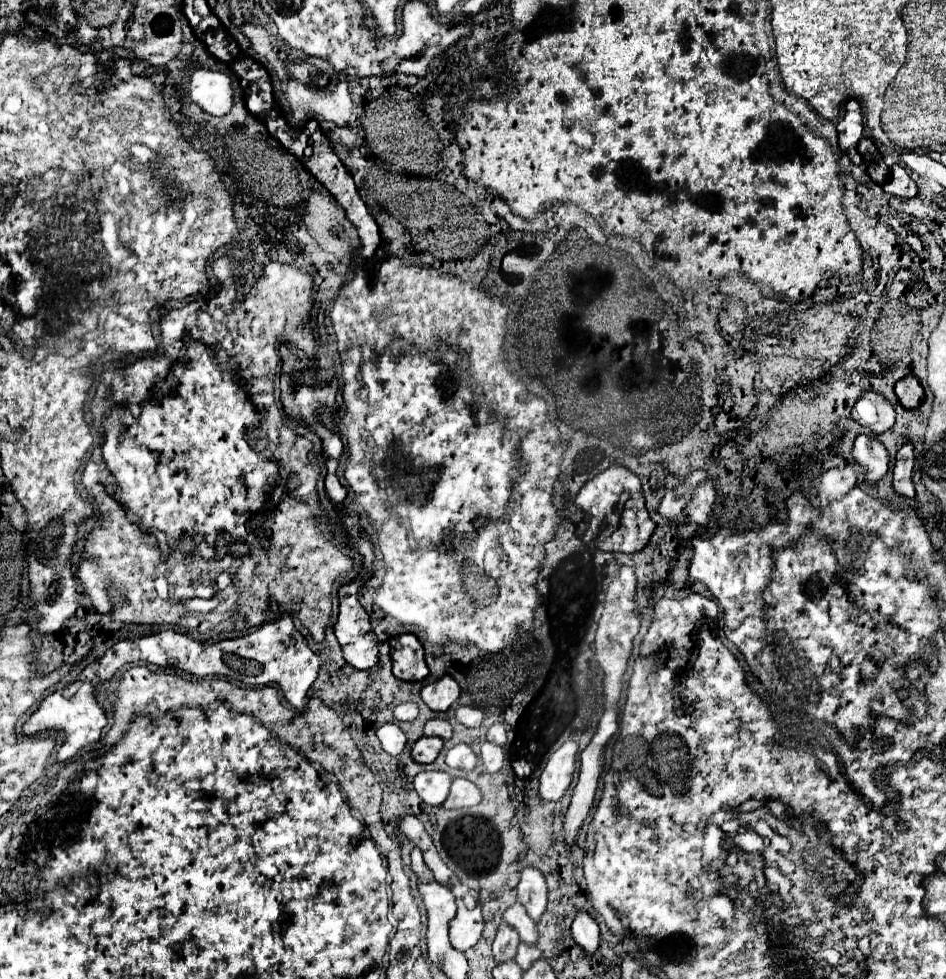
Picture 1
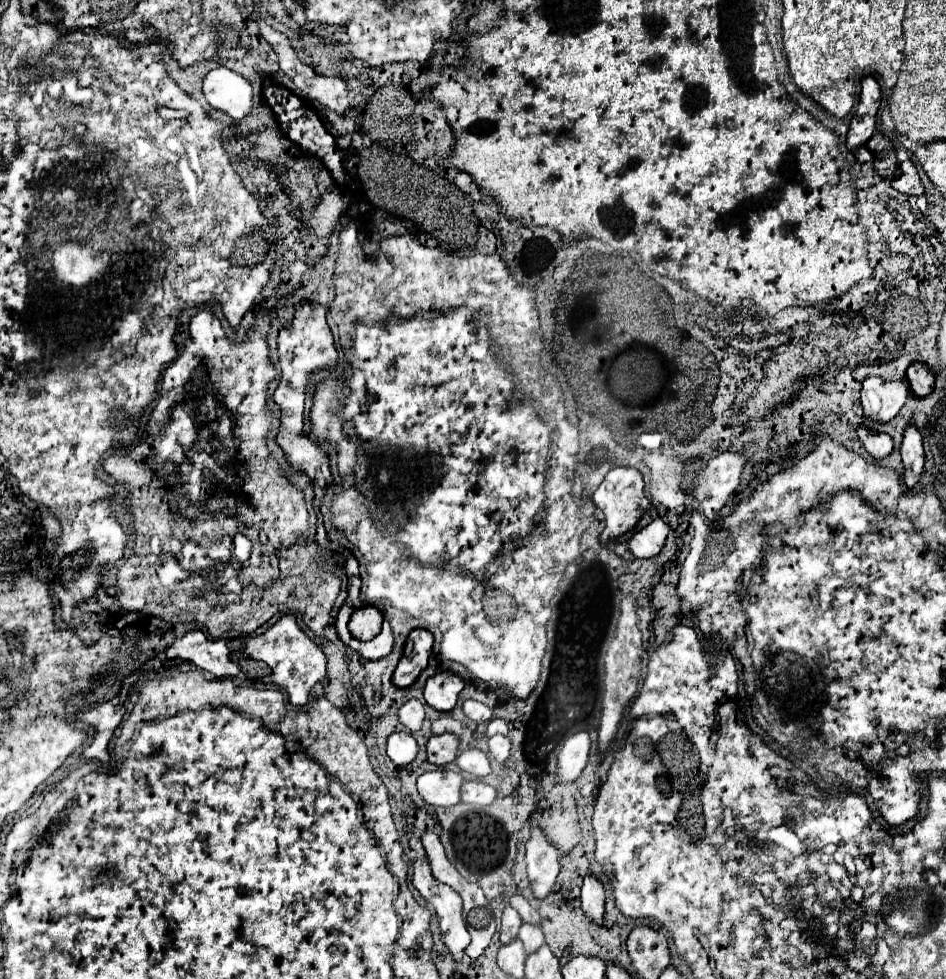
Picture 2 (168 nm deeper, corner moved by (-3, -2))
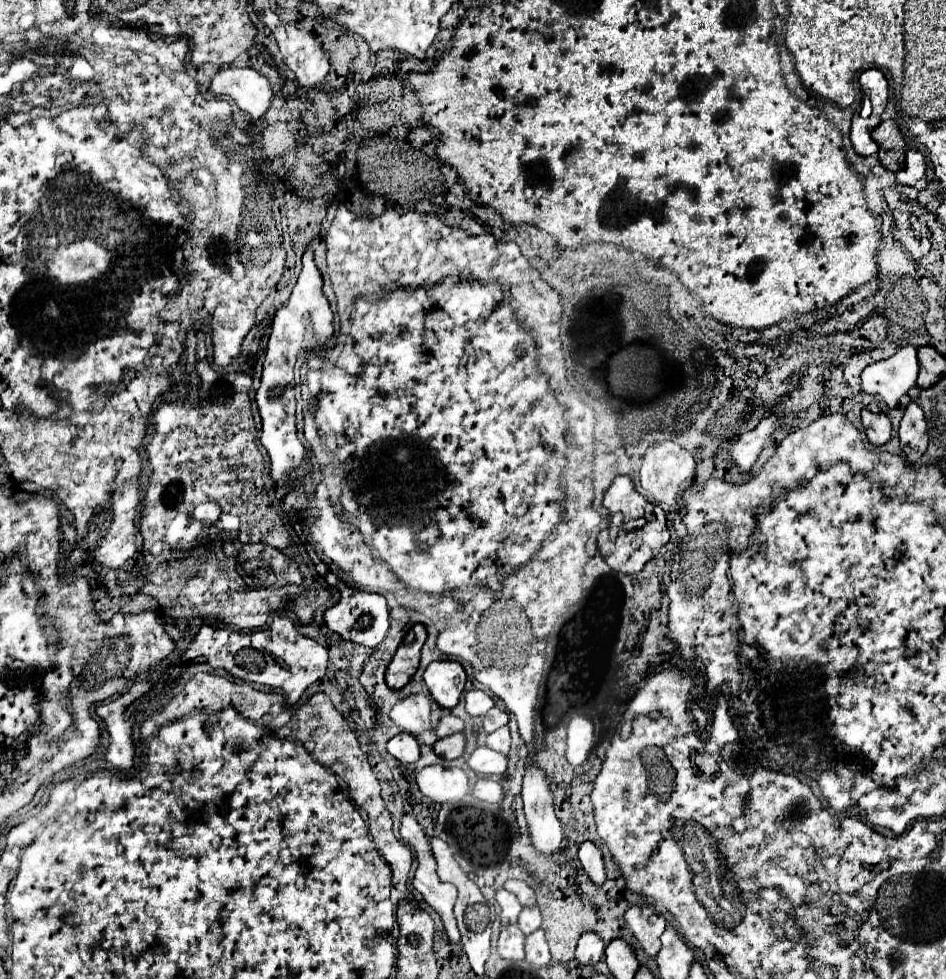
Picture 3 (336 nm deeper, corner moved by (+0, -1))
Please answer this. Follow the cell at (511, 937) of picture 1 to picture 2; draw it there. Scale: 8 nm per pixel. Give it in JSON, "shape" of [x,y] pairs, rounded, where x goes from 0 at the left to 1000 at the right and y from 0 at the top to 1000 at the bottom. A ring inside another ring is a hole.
{"shape":[[[537,923],[533,927],[533,934],[531,934],[531,950],[529,950],[529,962],[531,964],[537,964],[543,956],[548,956],[548,950],[550,950],[550,934]]]}

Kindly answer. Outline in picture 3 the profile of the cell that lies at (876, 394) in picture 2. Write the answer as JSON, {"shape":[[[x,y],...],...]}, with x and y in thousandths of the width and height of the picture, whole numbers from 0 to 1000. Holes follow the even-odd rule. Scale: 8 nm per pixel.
{"shape":[[[965,352],[952,354],[944,365],[912,377],[910,399],[931,406],[936,414],[944,418],[950,414],[950,408],[967,393],[969,379],[969,356]]]}

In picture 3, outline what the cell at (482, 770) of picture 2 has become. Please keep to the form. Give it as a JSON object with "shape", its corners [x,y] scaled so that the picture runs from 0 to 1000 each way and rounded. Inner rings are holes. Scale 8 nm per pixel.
{"shape":[[[504,763],[494,775],[494,781],[508,792],[530,792],[536,785],[536,773],[517,763]]]}

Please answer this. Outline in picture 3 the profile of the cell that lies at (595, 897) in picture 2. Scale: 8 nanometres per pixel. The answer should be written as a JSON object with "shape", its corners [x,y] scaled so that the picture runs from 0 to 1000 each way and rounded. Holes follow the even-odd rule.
{"shape":[[[618,859],[612,865],[612,879],[618,888],[618,892],[623,894],[623,898],[627,900],[629,906],[635,906],[640,902],[640,888],[637,888],[637,875],[633,865],[629,865],[627,861]]]}

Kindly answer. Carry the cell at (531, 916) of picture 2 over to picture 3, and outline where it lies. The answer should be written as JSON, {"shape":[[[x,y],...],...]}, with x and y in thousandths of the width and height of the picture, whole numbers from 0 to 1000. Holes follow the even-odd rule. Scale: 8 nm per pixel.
{"shape":[[[538,898],[534,902],[534,908],[540,910],[540,912],[544,912],[547,918],[549,918],[549,922],[553,926],[563,926],[566,924],[566,912],[563,912],[563,908],[555,900],[542,900],[542,898]]]}

